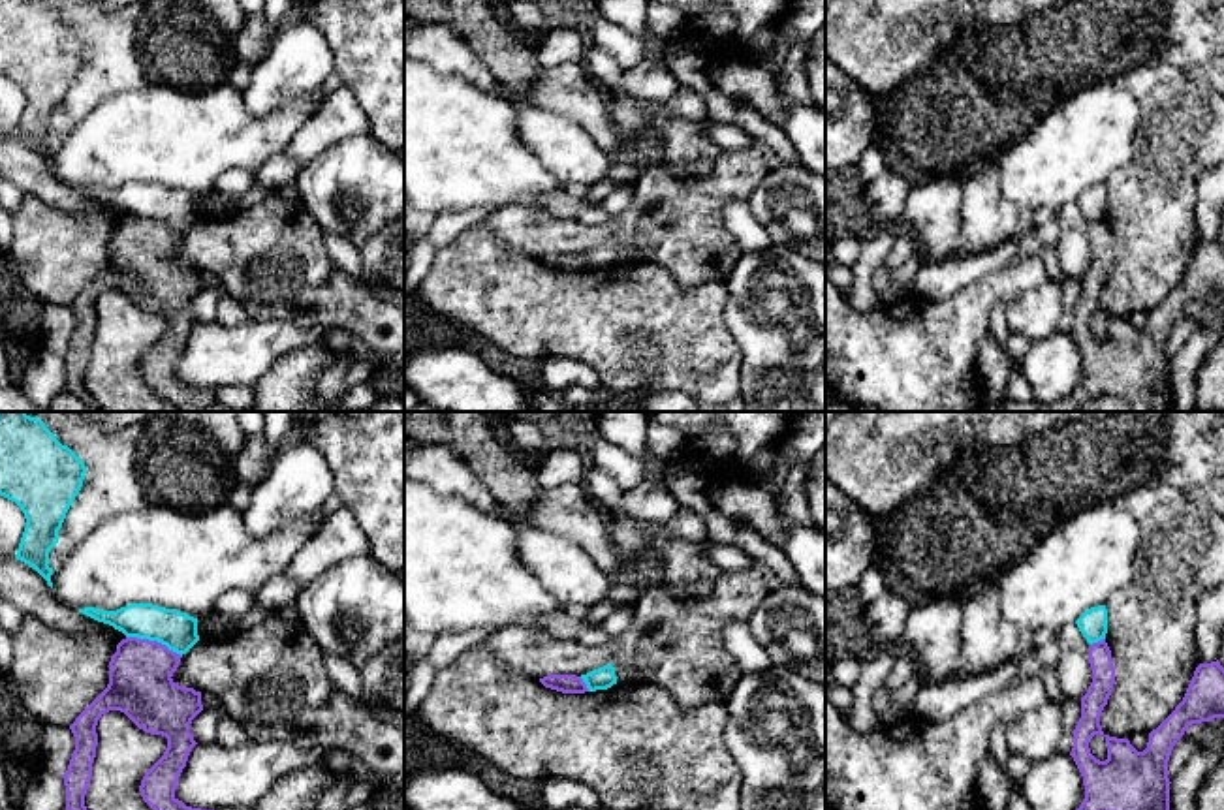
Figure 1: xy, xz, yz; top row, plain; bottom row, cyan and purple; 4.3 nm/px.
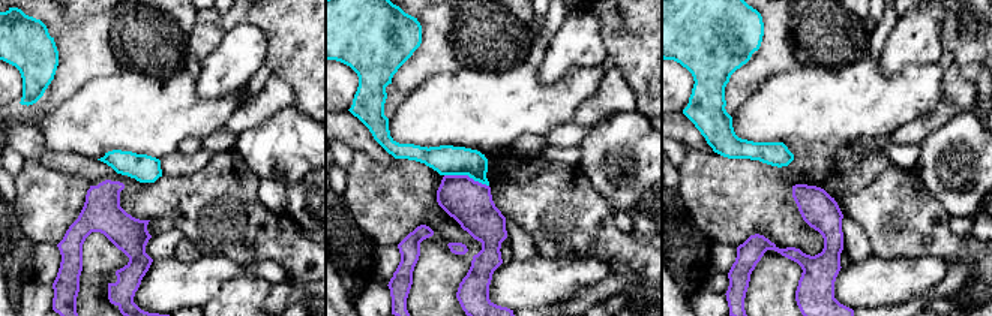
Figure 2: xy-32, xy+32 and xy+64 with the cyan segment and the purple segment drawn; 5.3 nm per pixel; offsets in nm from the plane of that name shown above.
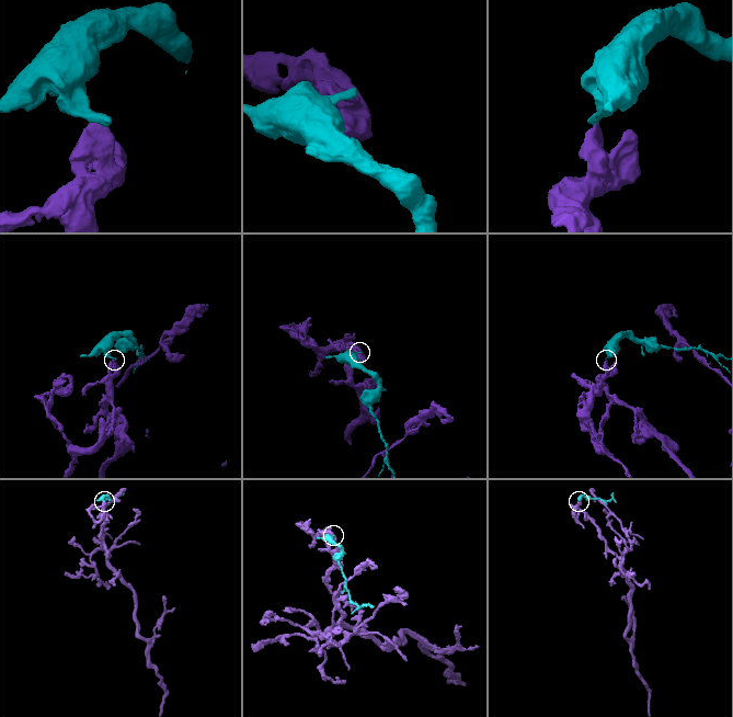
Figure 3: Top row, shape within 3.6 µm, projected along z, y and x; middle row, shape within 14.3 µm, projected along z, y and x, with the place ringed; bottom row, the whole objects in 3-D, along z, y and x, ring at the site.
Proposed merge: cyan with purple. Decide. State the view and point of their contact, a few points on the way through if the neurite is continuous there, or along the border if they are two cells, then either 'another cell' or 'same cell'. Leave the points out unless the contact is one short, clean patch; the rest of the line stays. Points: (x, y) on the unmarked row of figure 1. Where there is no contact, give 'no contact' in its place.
xy (155, 218) | along xy (126, 215), (160, 220), (181, 235) | another cell

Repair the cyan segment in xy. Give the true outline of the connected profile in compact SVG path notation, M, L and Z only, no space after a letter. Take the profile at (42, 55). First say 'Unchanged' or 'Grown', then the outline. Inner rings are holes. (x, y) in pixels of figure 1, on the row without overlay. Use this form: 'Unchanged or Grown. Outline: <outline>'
Unchanged. Outline: M0 0L0 75L15 81L26 98L15 137L34 147L51 167L49 130L58 122L58 109L85 53L85 41L58 21L43 0Z

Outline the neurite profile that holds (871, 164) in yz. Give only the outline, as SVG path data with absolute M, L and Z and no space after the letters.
M872 105L872 109L874 109L872 141L857 162L857 173L865 186L874 182L887 169L886 156L882 150L884 145L887 143L886 118L878 107Z

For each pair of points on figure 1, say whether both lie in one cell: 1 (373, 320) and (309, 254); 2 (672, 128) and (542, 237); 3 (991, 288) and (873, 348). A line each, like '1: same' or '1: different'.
1: same
2: different
3: same

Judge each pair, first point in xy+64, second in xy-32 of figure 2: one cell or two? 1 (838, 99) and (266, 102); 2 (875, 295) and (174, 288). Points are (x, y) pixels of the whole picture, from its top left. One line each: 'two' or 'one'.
1: two
2: one

